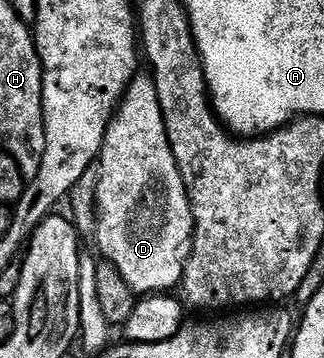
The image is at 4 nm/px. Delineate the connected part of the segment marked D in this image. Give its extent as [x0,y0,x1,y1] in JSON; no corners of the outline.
[96,73,194,296]

